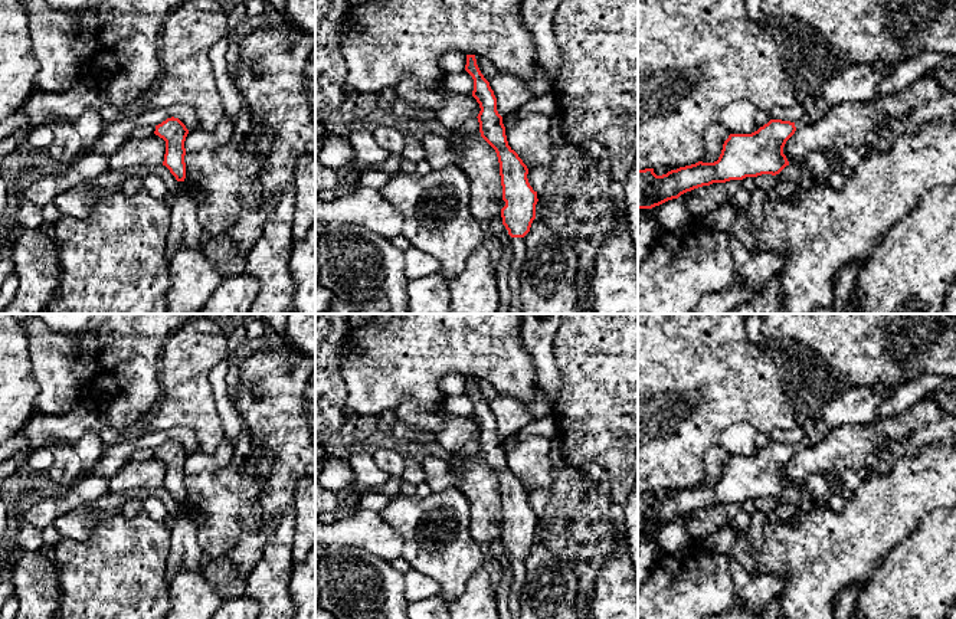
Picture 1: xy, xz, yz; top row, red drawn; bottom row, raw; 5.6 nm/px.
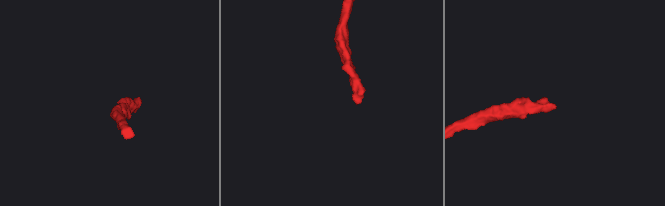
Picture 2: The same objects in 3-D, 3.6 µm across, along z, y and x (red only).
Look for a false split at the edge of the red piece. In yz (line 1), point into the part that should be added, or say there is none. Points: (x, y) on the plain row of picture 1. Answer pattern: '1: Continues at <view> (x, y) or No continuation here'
1: No continuation here

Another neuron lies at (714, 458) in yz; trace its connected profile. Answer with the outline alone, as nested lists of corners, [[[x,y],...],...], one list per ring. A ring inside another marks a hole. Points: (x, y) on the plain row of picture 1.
[[[720,445],[708,448],[704,453],[705,474],[700,484],[717,484],[721,476],[723,466],[729,461],[729,458],[729,453]]]

